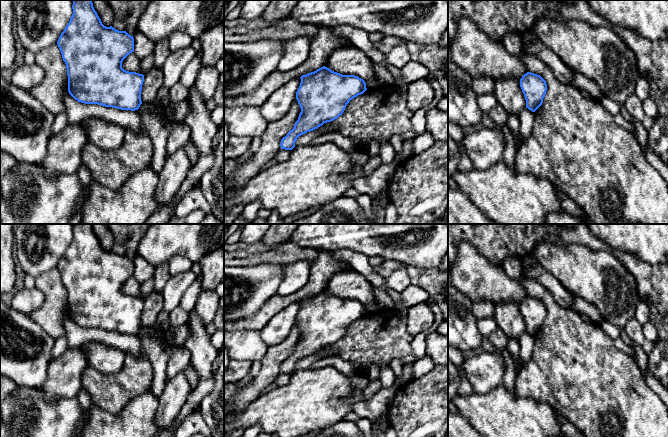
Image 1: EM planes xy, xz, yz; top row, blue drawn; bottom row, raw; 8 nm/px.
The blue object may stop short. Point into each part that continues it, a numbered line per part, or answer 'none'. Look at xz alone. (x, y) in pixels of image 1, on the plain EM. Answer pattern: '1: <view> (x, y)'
none

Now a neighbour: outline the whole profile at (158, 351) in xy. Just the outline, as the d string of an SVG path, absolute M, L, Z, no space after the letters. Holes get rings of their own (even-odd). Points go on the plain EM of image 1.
M142 327L138 335L141 339L143 351L153 367L150 391L159 398L167 382L166 368L172 352L172 346L164 338L159 337L151 327Z

